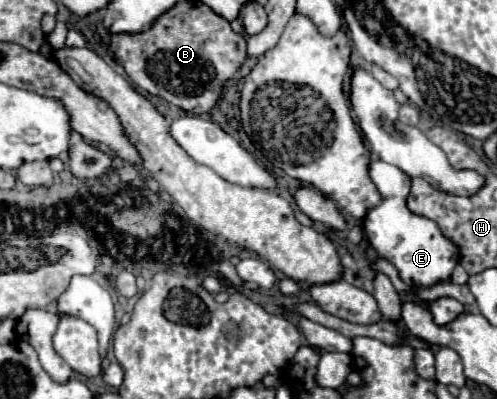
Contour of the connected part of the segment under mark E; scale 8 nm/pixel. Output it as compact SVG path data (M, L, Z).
M374 160L370 164L370 178L382 196L382 204L370 210L362 224L376 252L398 268L400 278L412 288L412 294L418 288L432 288L442 280L450 280L456 264L460 262L458 246L442 234L434 220L418 216L406 208L406 196L410 194L412 180L398 166L386 164L384 160Z

